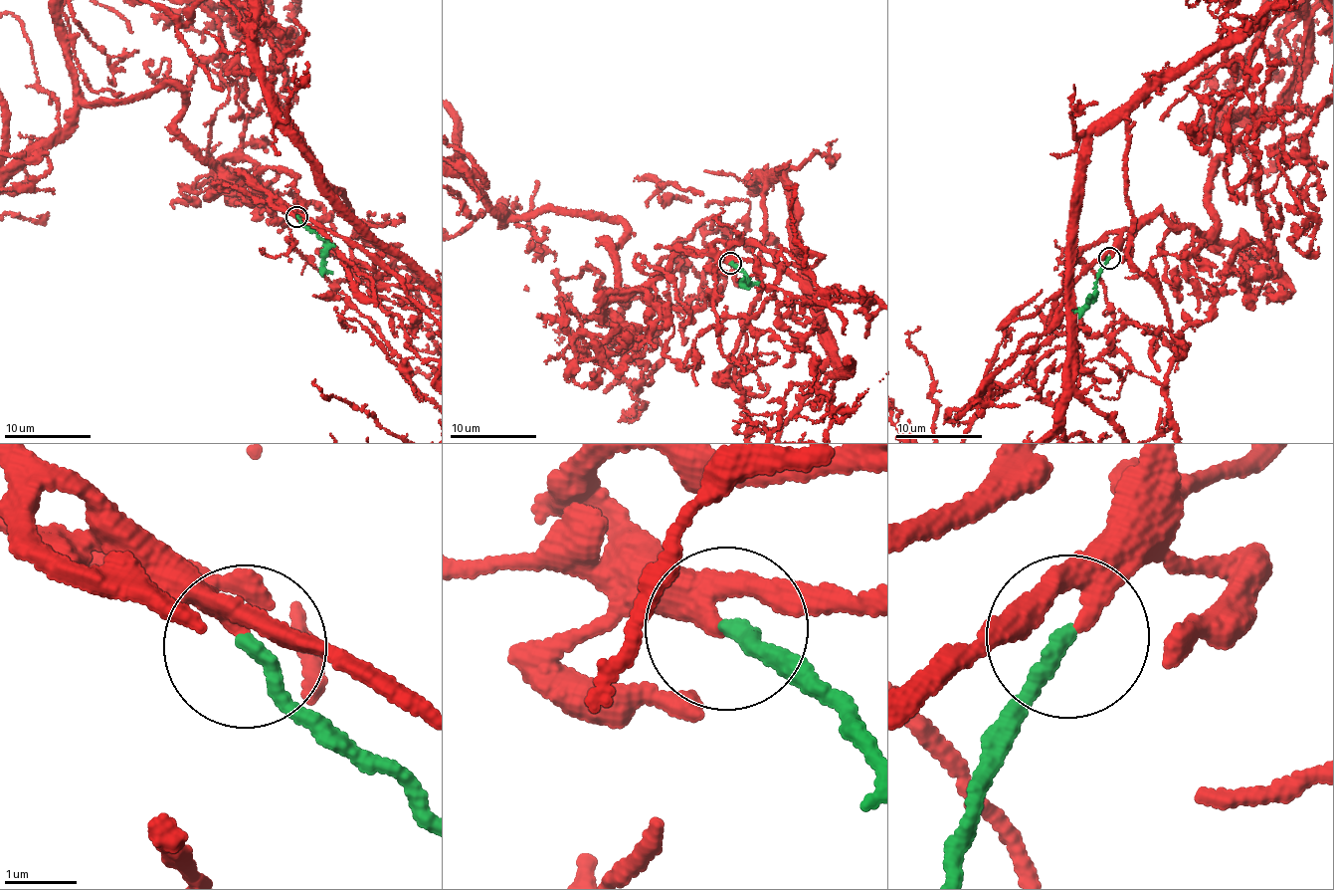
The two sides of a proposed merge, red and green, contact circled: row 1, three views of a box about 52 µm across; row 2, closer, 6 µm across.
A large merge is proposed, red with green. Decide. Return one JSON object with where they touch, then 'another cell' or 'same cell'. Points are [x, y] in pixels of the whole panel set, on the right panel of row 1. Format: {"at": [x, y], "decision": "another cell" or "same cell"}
{"at": [1109, 258], "decision": "same cell"}

